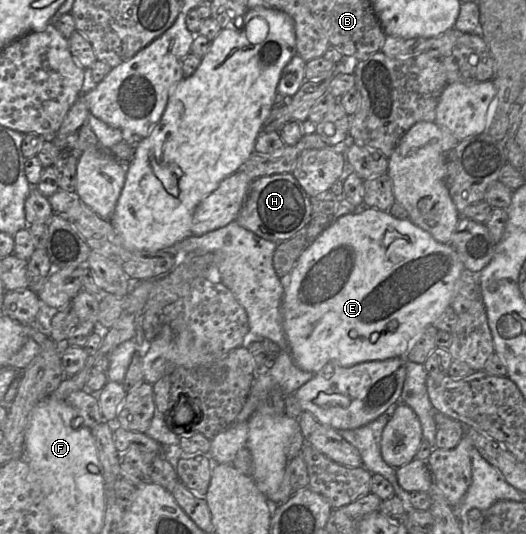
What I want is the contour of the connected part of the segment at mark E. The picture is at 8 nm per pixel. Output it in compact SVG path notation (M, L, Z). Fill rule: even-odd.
M367 208L361 213L347 214L334 219L301 253L290 272L288 285L285 288L282 301L283 330L295 364L304 371L316 374L327 363L350 367L365 361L386 360L394 357L405 358L416 338L428 326L433 325L446 308L451 306L464 270L466 269L463 263L450 244L438 242L429 232L418 227L409 219L397 219L389 212L376 208ZM391 321L395 321L395 329L388 331L387 324Z

